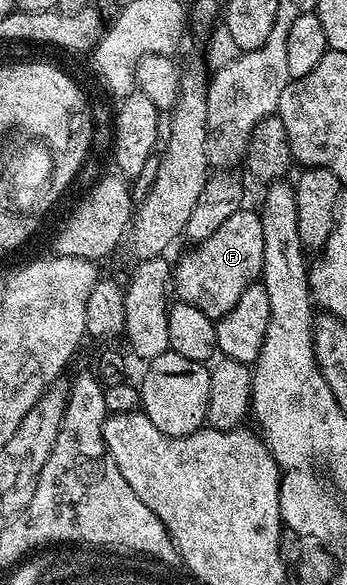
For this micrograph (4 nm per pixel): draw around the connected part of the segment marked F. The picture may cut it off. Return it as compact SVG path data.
M242 207L210 239L201 241L191 246L189 253L184 253L180 257L180 262L174 265L174 293L179 300L190 303L202 311L202 315L213 319L219 319L228 314L230 309L238 303L242 296L242 291L246 287L257 284L261 280L264 271L264 256L266 255L266 243L262 239L262 219L259 212L254 208Z

